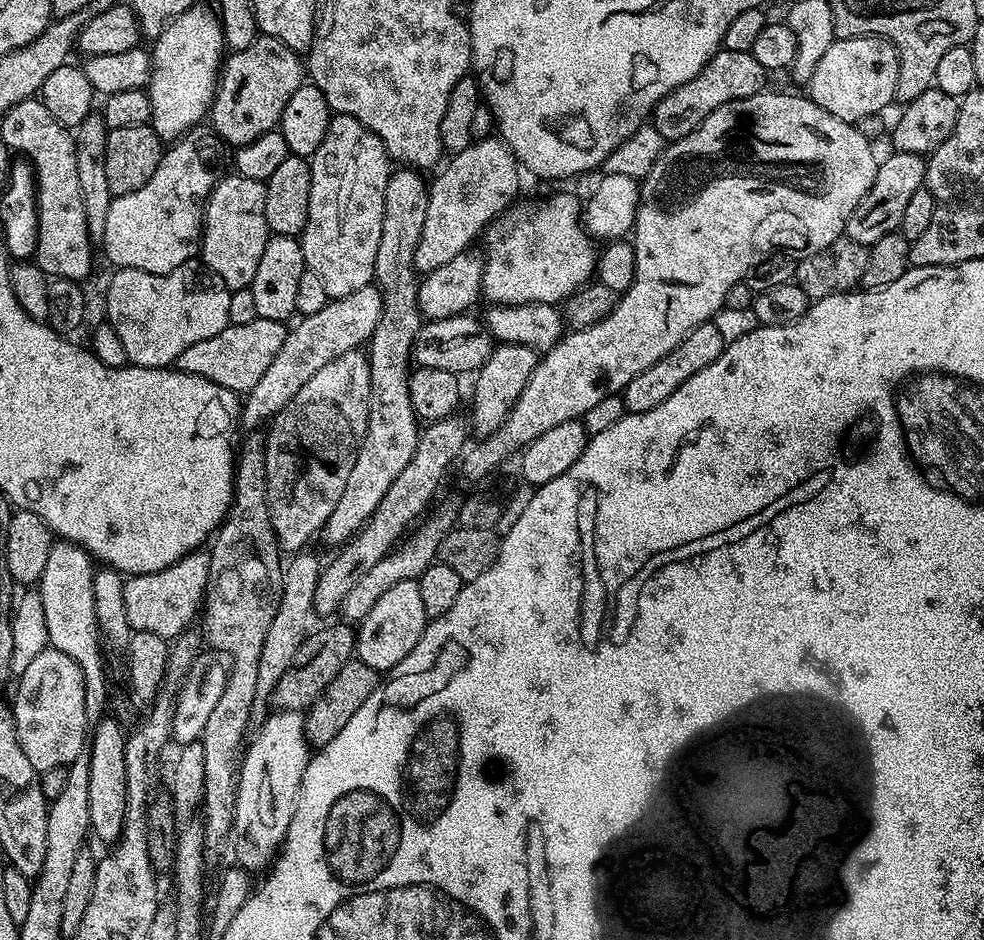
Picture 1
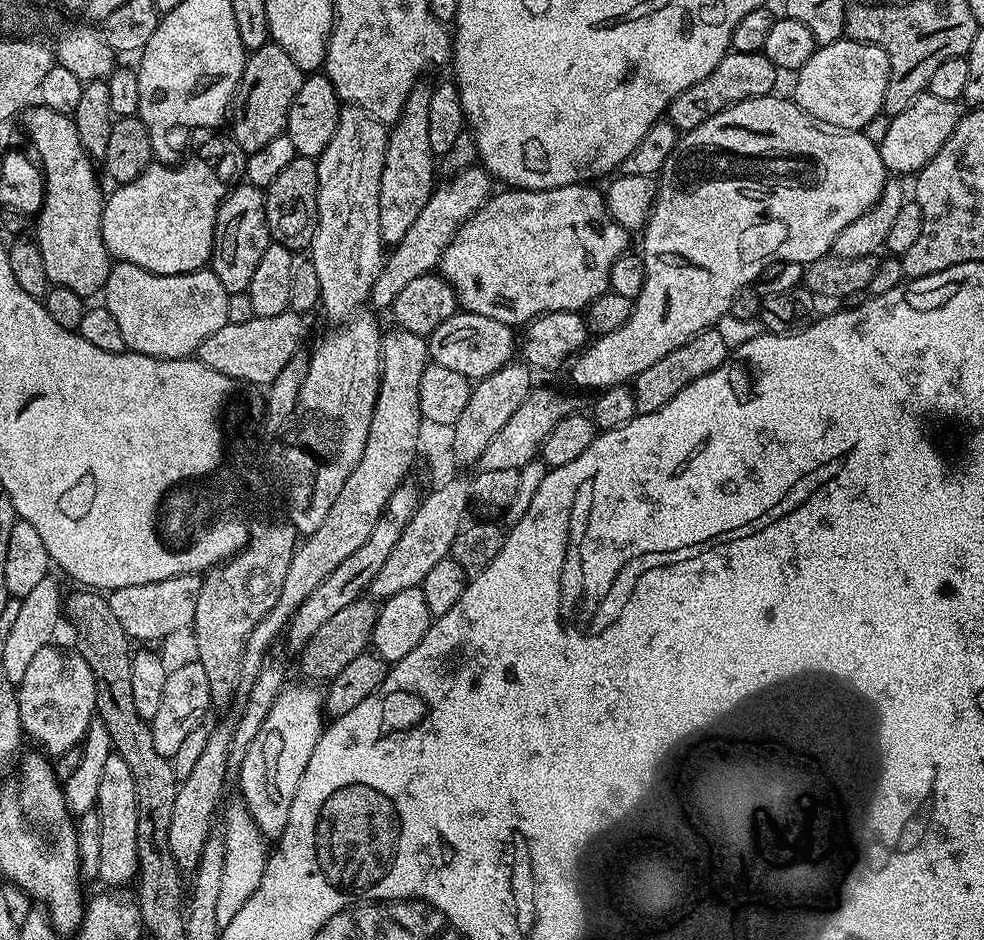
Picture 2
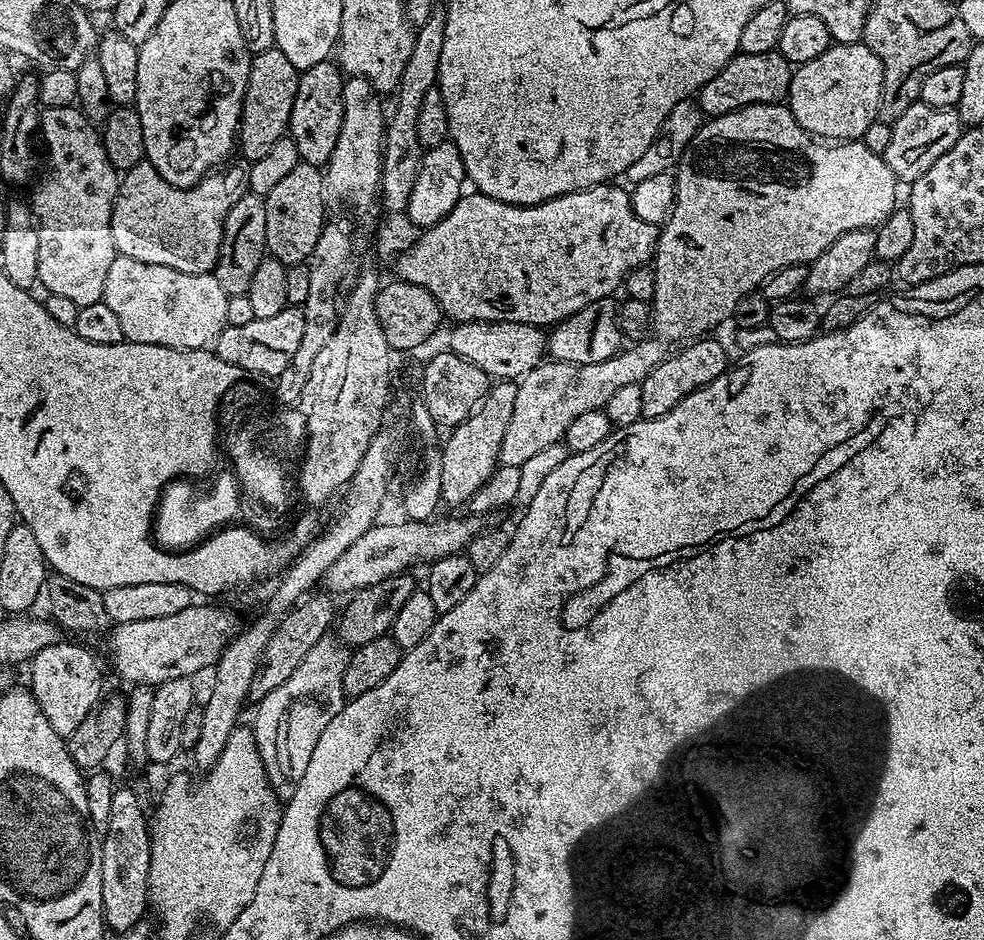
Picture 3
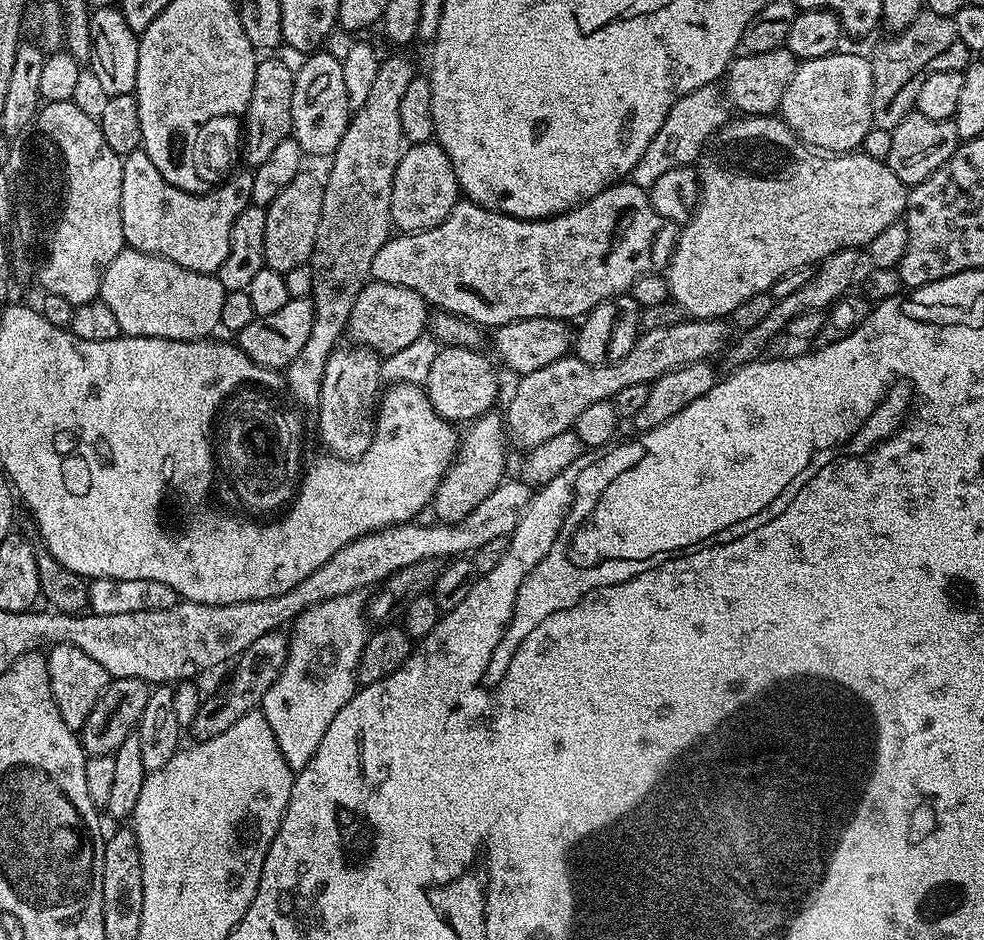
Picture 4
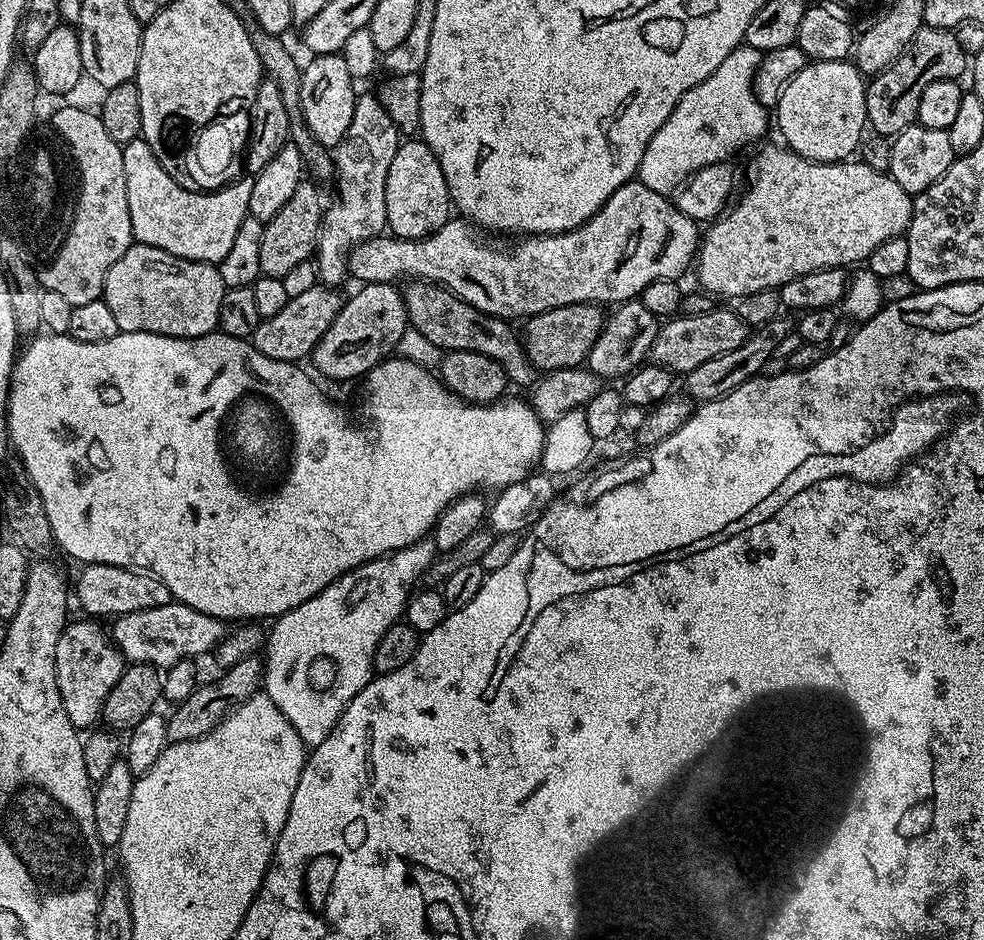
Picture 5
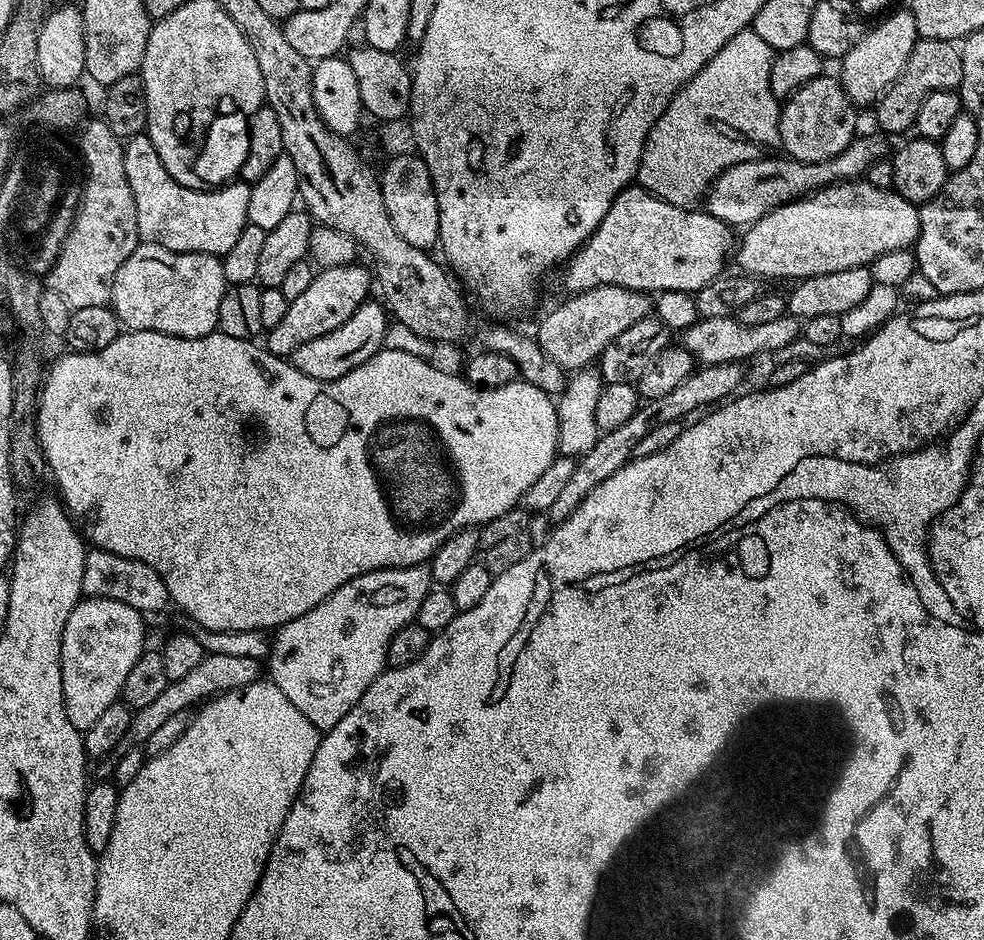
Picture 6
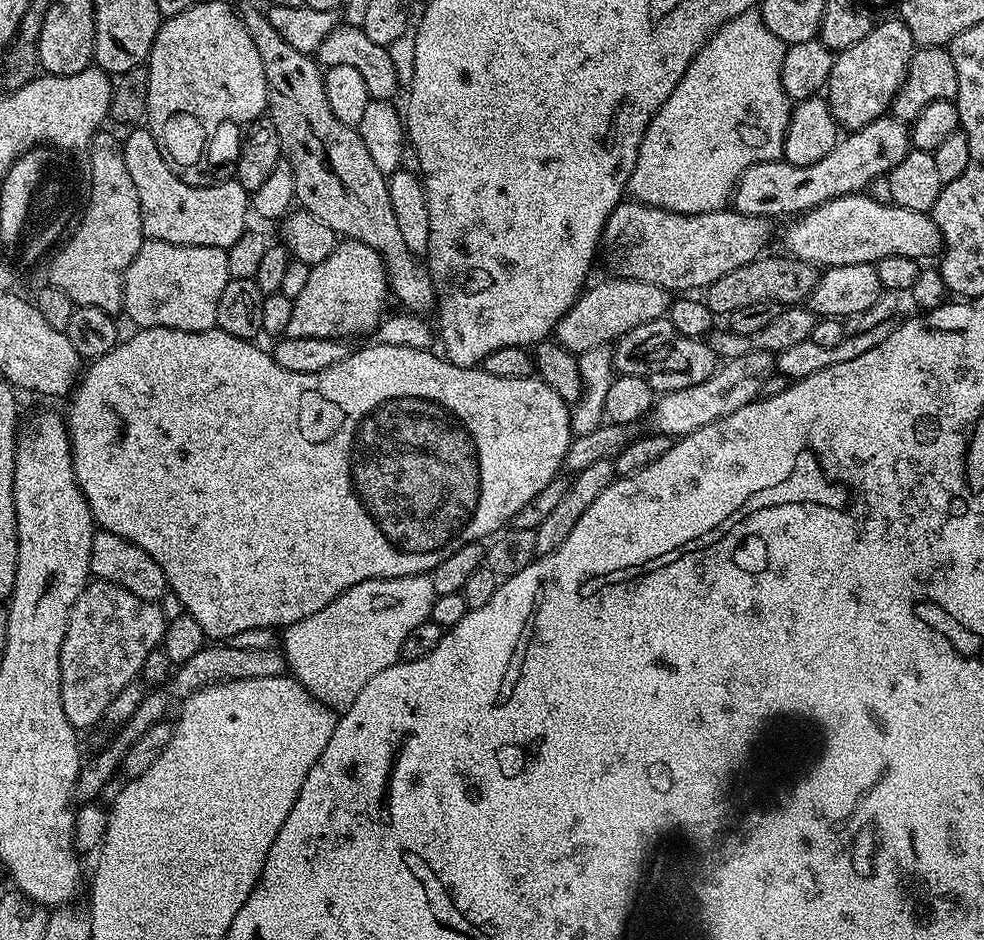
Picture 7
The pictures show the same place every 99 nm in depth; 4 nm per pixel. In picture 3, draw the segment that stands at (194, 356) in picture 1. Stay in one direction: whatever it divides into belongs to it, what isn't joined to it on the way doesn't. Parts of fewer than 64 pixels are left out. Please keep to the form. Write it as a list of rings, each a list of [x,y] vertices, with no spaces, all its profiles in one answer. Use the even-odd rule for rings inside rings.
[[[289,306],[282,314],[273,314],[270,318],[256,318],[246,322],[246,326],[228,326],[216,335],[214,350],[222,362],[230,362],[230,366],[242,366],[242,370],[250,370],[265,378],[275,378],[290,366],[290,358],[298,350],[306,318],[303,307]]]

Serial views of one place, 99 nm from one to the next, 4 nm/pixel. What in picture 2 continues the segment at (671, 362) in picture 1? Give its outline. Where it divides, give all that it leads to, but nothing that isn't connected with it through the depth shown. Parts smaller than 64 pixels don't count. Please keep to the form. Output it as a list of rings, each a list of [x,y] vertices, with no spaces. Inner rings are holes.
[[[708,328],[705,332],[694,334],[694,338],[690,338],[690,342],[682,342],[682,346],[678,346],[674,350],[670,350],[670,354],[658,358],[658,362],[654,362],[654,366],[642,370],[642,374],[638,374],[635,380],[631,381],[630,387],[634,394],[637,413],[650,414],[654,410],[666,406],[666,402],[670,402],[670,398],[674,398],[674,394],[678,394],[678,390],[690,386],[690,382],[702,378],[702,374],[710,374],[710,370],[718,370],[718,366],[722,366],[729,355],[730,350],[726,346],[726,342],[722,342],[722,337],[719,336],[716,328]]]

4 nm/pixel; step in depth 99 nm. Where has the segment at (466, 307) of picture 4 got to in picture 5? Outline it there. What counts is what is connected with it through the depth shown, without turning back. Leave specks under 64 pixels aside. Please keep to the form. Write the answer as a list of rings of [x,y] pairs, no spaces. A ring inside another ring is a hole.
[[[633,178],[623,184],[582,226],[553,236],[525,236],[513,239],[513,244],[491,244],[480,241],[481,233],[463,218],[449,218],[437,232],[421,240],[399,240],[391,234],[381,234],[374,240],[358,245],[348,253],[348,271],[351,279],[364,284],[391,284],[426,280],[447,288],[462,302],[474,306],[474,310],[487,316],[497,316],[509,322],[523,321],[551,308],[575,304],[604,304],[616,306],[626,300],[639,297],[650,282],[659,280],[679,281],[684,271],[693,267],[700,250],[702,228],[699,223],[678,210],[663,192],[650,190]]]

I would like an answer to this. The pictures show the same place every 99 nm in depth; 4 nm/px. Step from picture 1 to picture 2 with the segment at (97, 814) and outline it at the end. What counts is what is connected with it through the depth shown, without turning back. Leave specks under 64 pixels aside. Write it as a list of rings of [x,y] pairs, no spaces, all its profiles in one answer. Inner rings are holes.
[[[113,755],[106,758],[102,779],[98,786],[95,812],[102,822],[99,883],[112,890],[120,890],[137,879],[138,866],[138,798],[134,794],[134,774],[126,766],[126,758]]]

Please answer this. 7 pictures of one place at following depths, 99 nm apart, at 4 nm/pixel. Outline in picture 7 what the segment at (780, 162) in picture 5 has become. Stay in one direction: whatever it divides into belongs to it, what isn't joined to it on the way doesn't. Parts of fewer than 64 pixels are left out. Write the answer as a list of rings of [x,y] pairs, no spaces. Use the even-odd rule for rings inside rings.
[[[867,194],[843,196],[831,200],[822,206],[811,208],[809,212],[797,215],[789,224],[792,225],[784,232],[784,244],[788,247],[785,248],[787,255],[807,264],[819,266],[821,269],[851,264],[875,265],[877,260],[891,256],[914,258],[920,262],[923,261],[923,256],[935,257],[942,248],[940,231],[929,213],[906,210],[894,203],[874,202]]]

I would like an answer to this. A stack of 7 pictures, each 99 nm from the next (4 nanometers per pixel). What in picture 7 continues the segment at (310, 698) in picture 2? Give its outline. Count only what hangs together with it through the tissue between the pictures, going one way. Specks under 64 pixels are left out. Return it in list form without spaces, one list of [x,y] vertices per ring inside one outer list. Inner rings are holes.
[[[428,574],[423,576],[403,576],[402,578],[386,578],[385,580],[367,580],[358,586],[350,586],[350,590],[338,594],[338,598],[334,598],[334,602],[322,606],[322,610],[318,610],[318,614],[310,614],[310,618],[302,618],[283,629],[284,642],[282,642],[282,649],[285,658],[288,660],[288,672],[315,700],[322,702],[327,708],[333,710],[349,708],[354,702],[354,698],[358,698],[358,694],[362,694],[362,686],[366,686],[366,682],[370,682],[370,678],[374,678],[374,674],[386,670],[390,665],[400,660],[402,642],[405,640],[406,634],[410,634],[410,630],[414,630],[414,626],[422,626],[422,622],[431,617],[432,607],[436,598],[434,582],[431,575]]]

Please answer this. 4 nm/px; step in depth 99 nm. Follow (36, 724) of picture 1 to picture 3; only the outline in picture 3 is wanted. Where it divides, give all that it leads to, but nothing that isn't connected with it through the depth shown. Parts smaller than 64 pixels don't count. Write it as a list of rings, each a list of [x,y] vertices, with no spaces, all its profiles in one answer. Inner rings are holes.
[[[61,642],[38,650],[38,654],[30,661],[30,667],[30,691],[42,714],[46,714],[46,722],[50,722],[50,726],[54,726],[54,730],[62,737],[74,734],[82,718],[86,718],[86,714],[90,714],[102,699],[100,664],[95,654],[80,644]]]

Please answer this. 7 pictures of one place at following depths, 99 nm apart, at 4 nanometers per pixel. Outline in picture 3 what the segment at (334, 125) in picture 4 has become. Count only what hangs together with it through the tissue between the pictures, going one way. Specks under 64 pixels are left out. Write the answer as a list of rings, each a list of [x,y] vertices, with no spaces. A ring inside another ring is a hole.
[[[328,60],[318,62],[318,66],[310,66],[310,70],[300,73],[298,94],[294,94],[294,110],[290,110],[288,132],[294,146],[298,146],[303,163],[324,166],[334,154],[334,146],[338,146],[338,134],[342,130],[344,82],[341,69]]]

